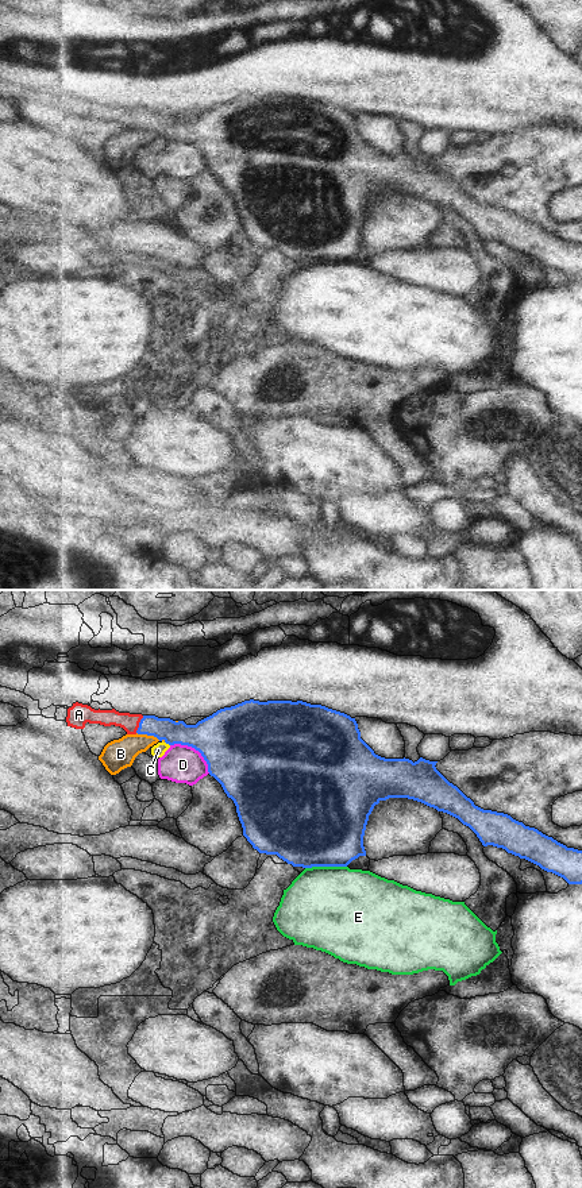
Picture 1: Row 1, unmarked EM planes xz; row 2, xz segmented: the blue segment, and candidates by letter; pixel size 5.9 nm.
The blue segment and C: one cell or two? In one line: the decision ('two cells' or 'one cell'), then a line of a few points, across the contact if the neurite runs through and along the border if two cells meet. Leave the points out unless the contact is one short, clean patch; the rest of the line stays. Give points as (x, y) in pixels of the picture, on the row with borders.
two cells; line xz (165, 741), (169, 745)

